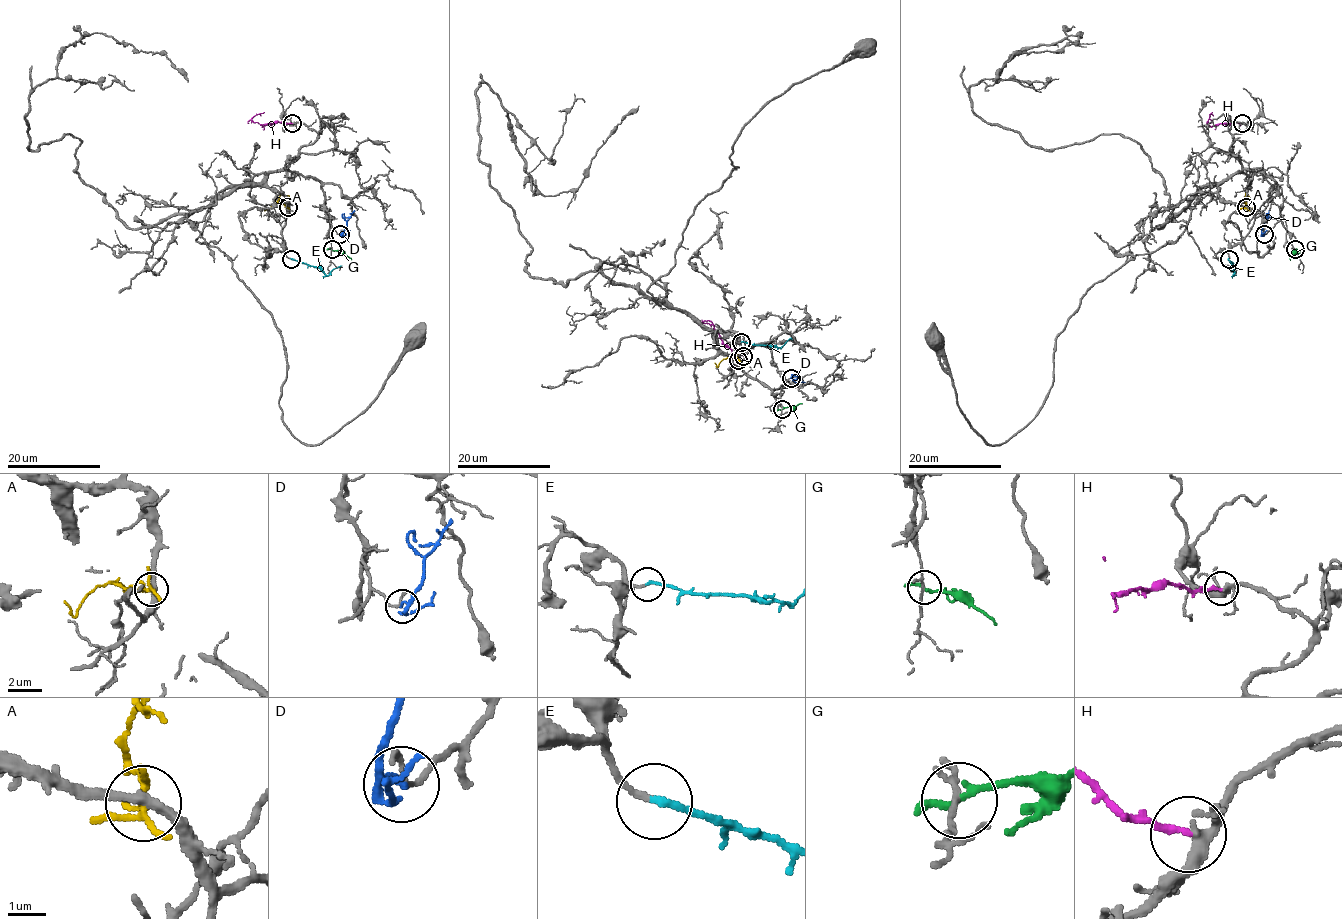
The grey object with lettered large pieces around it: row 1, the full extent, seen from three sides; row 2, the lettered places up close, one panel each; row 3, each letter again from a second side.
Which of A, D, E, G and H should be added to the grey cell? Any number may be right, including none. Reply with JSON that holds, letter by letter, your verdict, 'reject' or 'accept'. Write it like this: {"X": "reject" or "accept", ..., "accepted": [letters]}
{"A": "reject", "D": "reject", "E": "accept", "G": "reject", "H": "accept", "accepted": ["E", "H"]}

